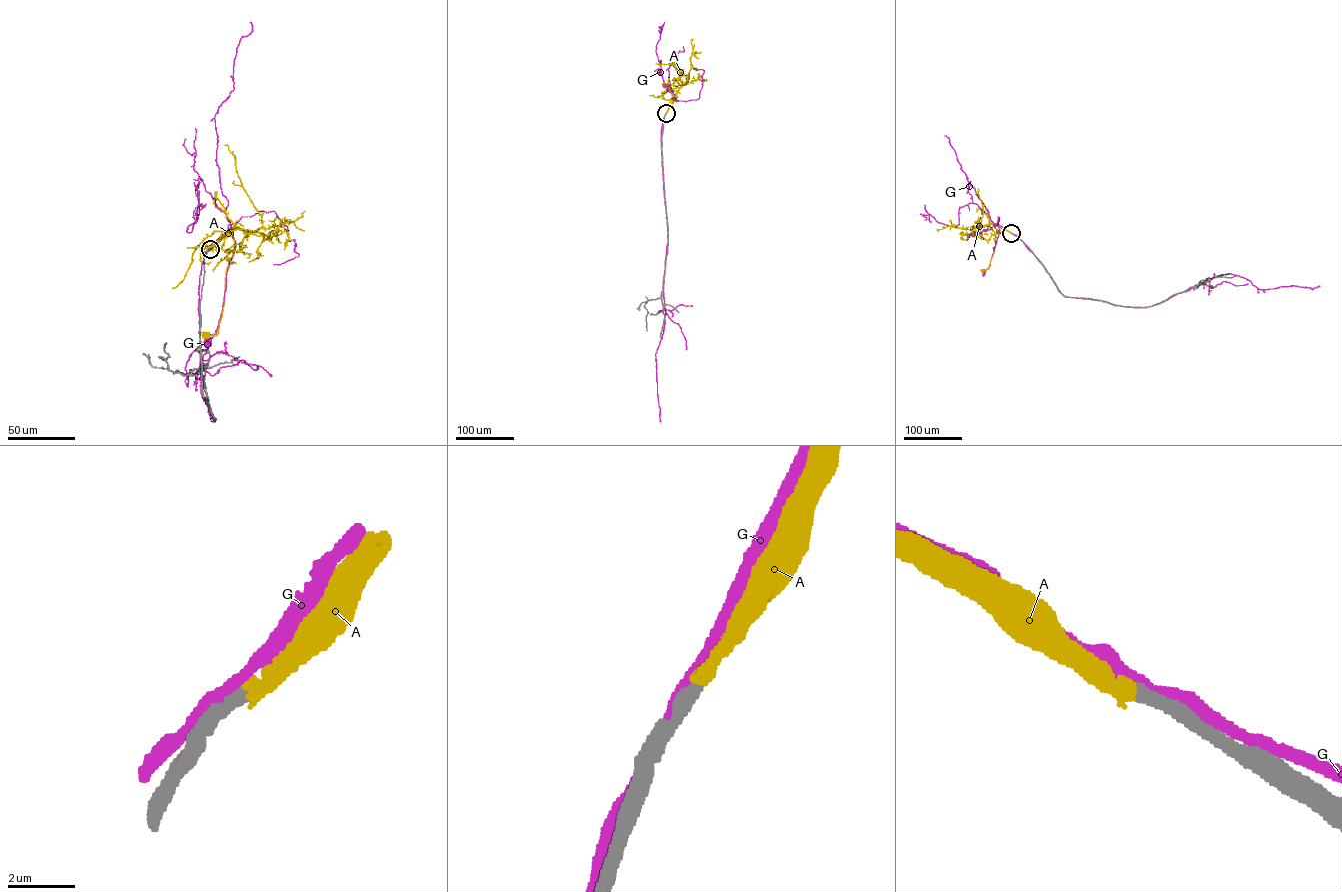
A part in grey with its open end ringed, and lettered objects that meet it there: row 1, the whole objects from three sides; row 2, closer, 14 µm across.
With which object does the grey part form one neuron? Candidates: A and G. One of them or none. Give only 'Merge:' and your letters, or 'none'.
Merge: A

